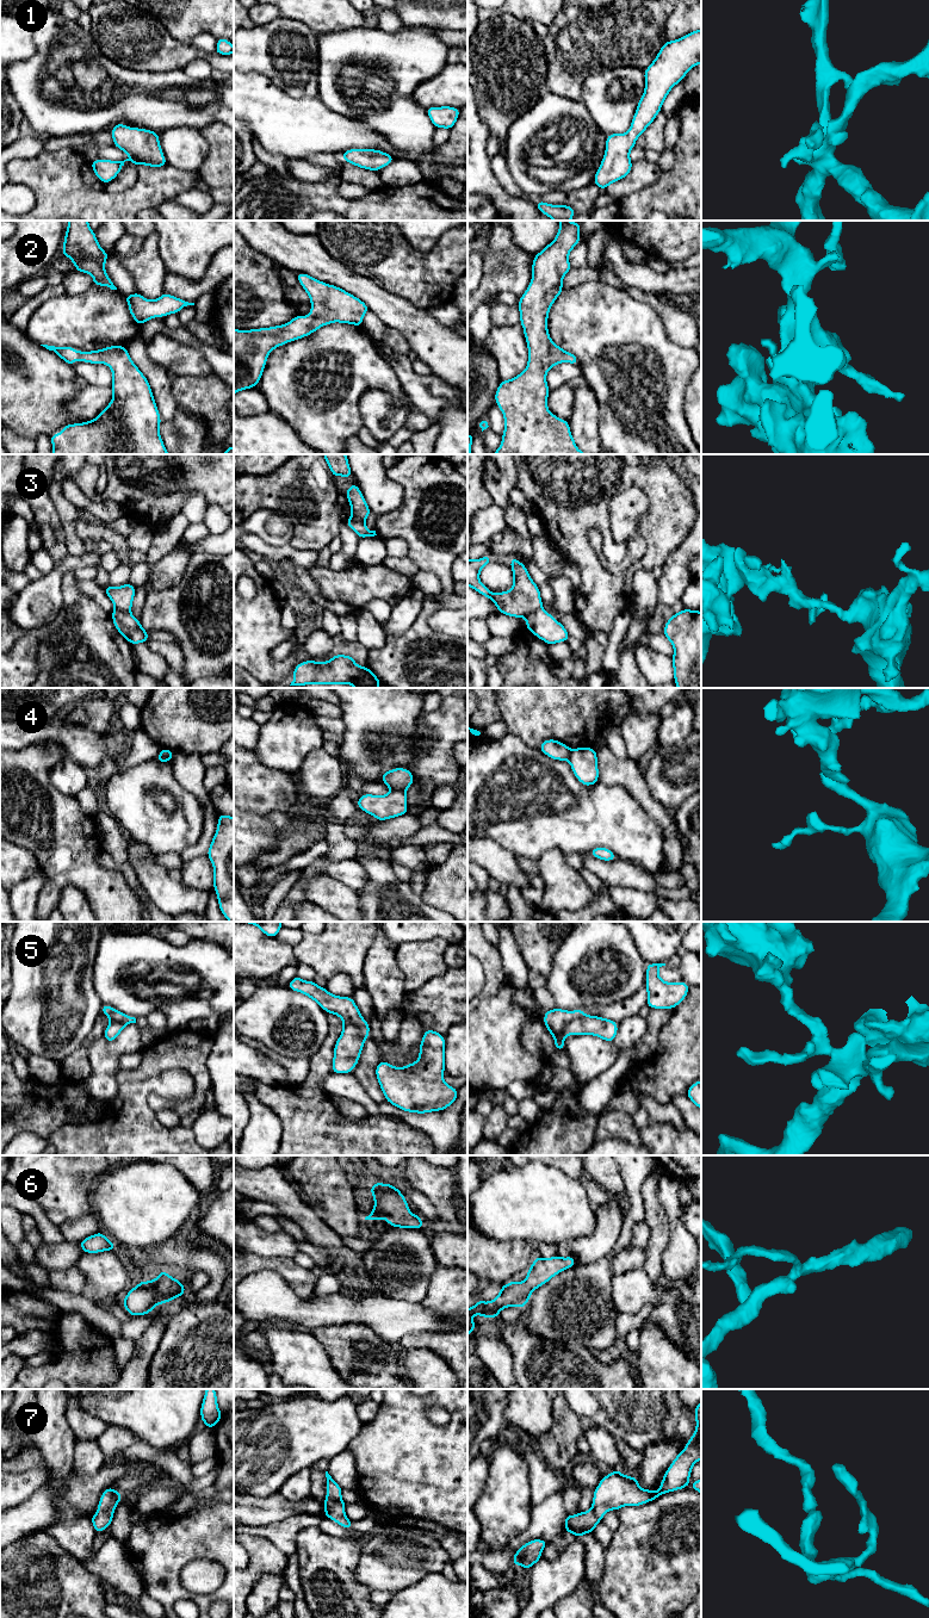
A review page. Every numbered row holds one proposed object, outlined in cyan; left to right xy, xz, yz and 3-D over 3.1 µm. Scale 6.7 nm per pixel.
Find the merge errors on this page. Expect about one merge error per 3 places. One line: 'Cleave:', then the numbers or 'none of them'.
Cleave: 3, 4

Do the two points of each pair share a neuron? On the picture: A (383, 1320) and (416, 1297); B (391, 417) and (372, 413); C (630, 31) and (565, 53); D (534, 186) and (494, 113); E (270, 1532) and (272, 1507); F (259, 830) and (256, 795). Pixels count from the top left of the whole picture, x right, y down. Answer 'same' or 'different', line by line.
A: different
B: same
C: same
D: different
E: different
F: different

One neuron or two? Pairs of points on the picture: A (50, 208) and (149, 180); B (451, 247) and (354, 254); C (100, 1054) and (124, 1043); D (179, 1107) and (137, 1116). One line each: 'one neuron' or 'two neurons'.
A: one neuron
B: one neuron
C: one neuron
D: two neurons

